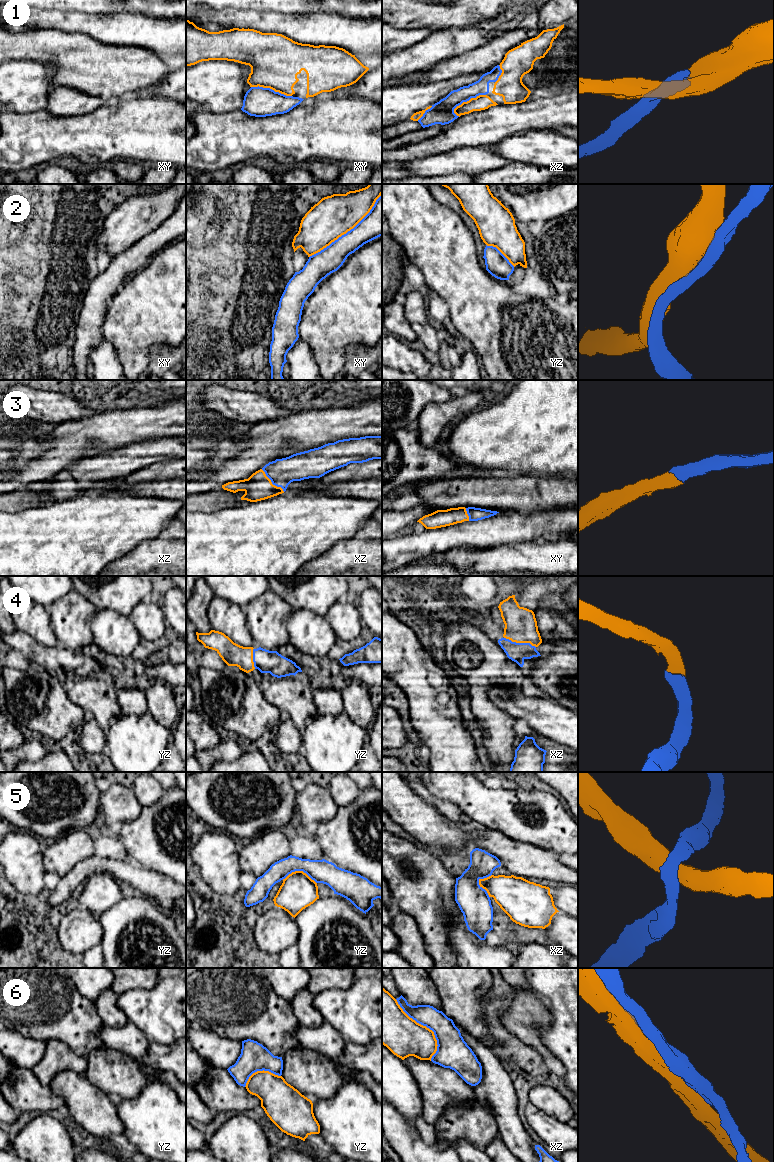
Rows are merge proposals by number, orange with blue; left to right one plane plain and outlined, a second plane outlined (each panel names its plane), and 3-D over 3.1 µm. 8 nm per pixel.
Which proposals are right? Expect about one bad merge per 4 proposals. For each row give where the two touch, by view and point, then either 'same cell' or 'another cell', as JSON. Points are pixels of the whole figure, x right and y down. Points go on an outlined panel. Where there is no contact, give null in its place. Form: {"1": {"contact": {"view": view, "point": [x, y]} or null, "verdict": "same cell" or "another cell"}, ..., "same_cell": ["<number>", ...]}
{"1": {"contact": {"view": "xy", "point": [271, 88]}, "verdict": "same cell"}, "2": {"contact": {"view": "xy", "point": [348, 230]}, "verdict": "same cell"}, "3": {"contact": {"view": "xz", "point": [271, 482]}, "verdict": "same cell"}, "4": {"contact": {"view": "xz", "point": [520, 642]}, "verdict": "same cell"}, "5": {"contact": {"view": "yz", "point": [299, 871]}, "verdict": "another cell"}, "6": {"contact": {"view": "xz", "point": [426, 1027]}, "verdict": "same cell"}, "same_cell": ["1", "2", "3", "4", "6"]}

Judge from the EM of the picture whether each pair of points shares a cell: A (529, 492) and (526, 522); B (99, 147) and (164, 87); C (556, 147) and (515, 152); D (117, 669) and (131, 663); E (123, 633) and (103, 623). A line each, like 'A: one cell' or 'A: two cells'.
A: two cells
B: two cells
C: one cell
D: one cell
E: one cell

